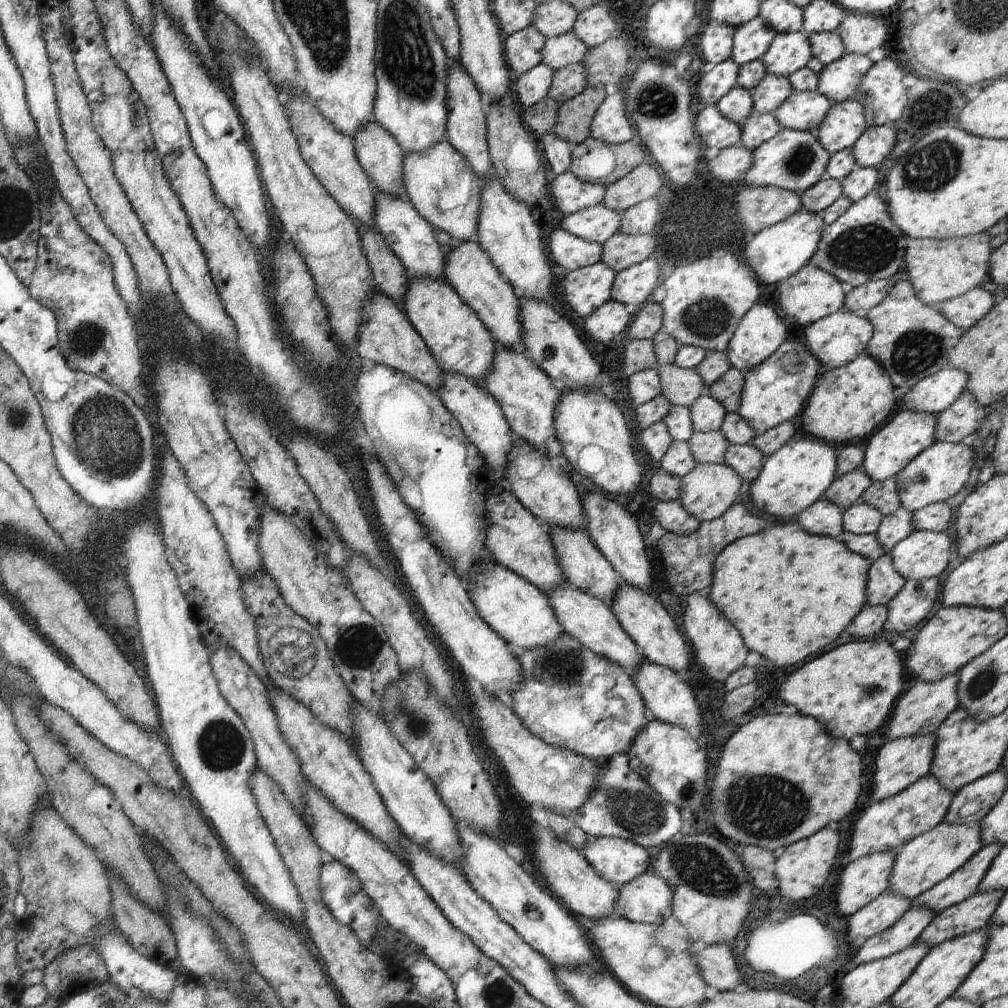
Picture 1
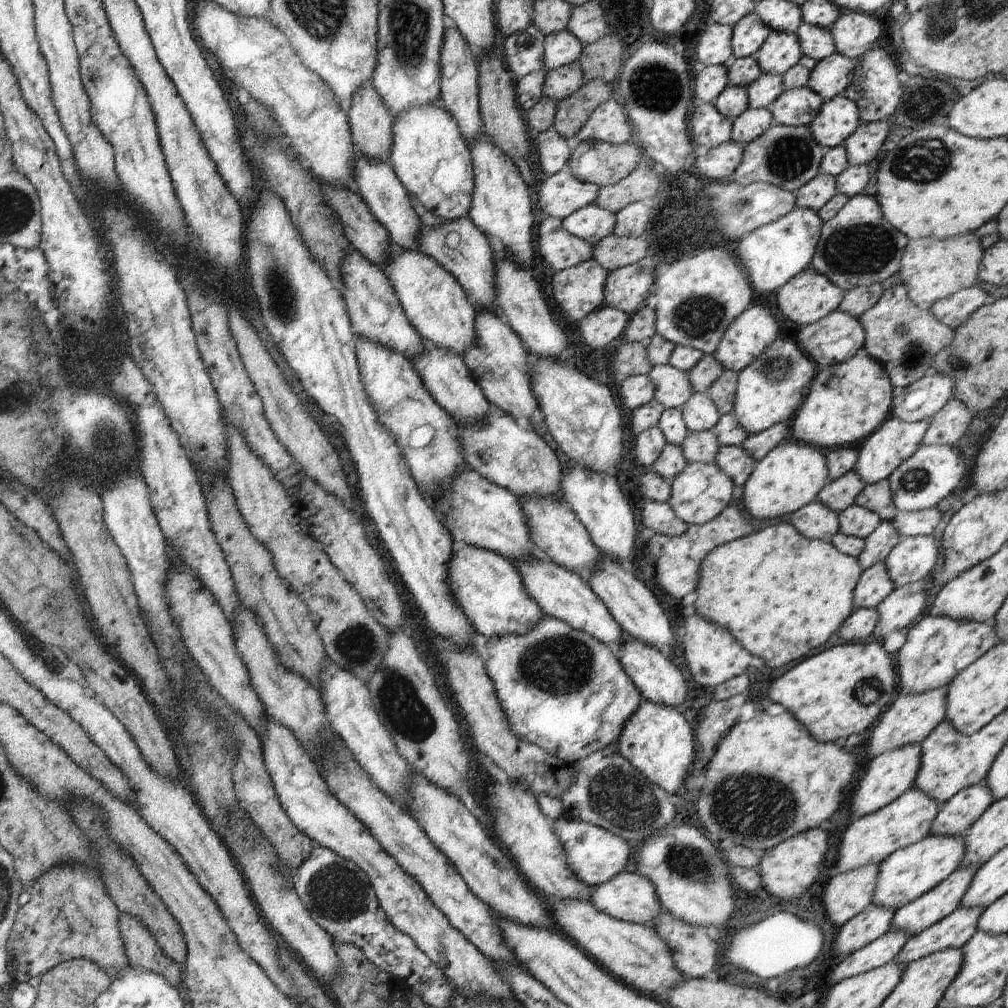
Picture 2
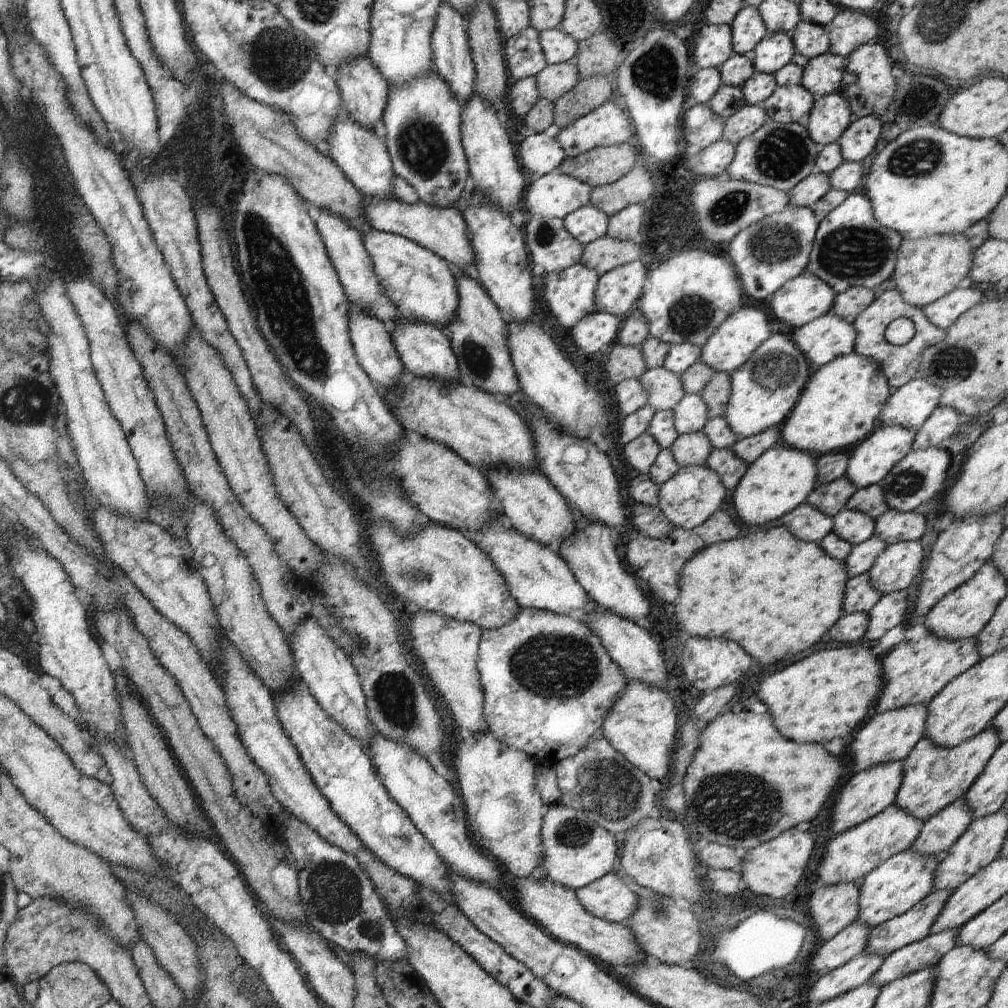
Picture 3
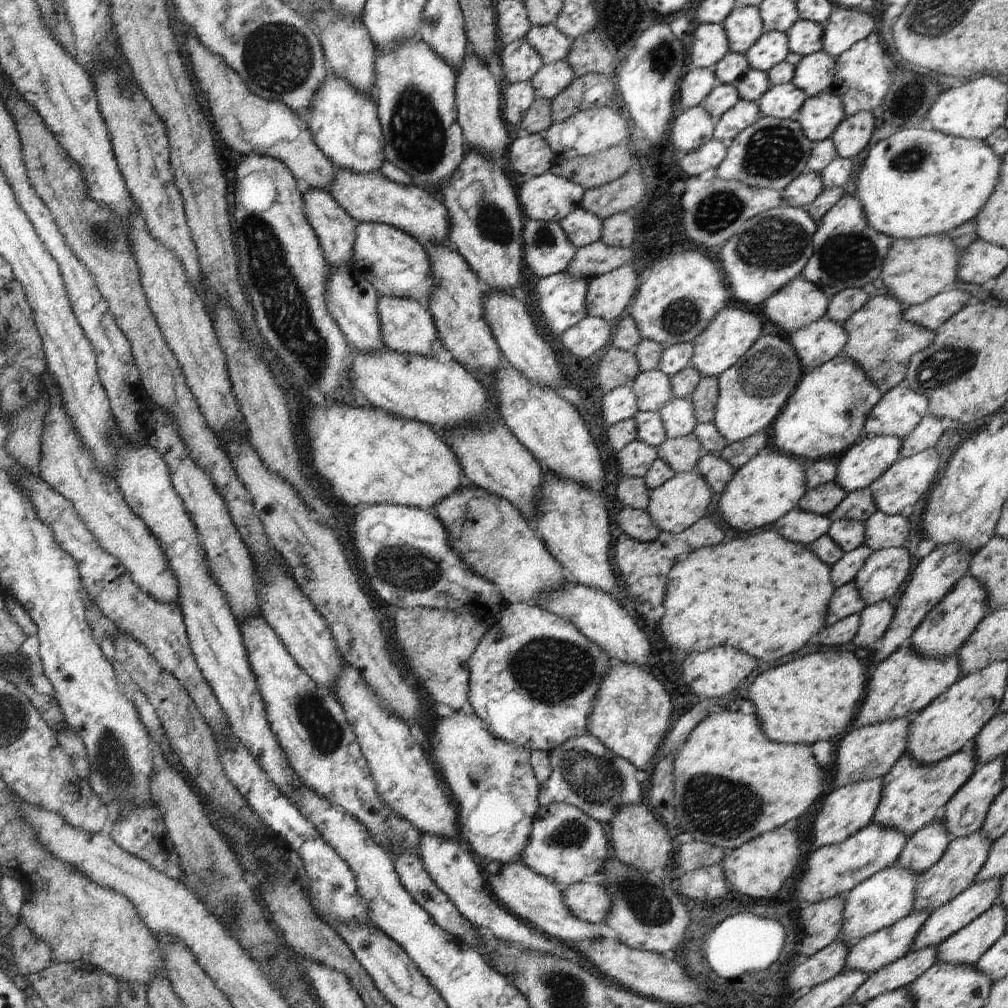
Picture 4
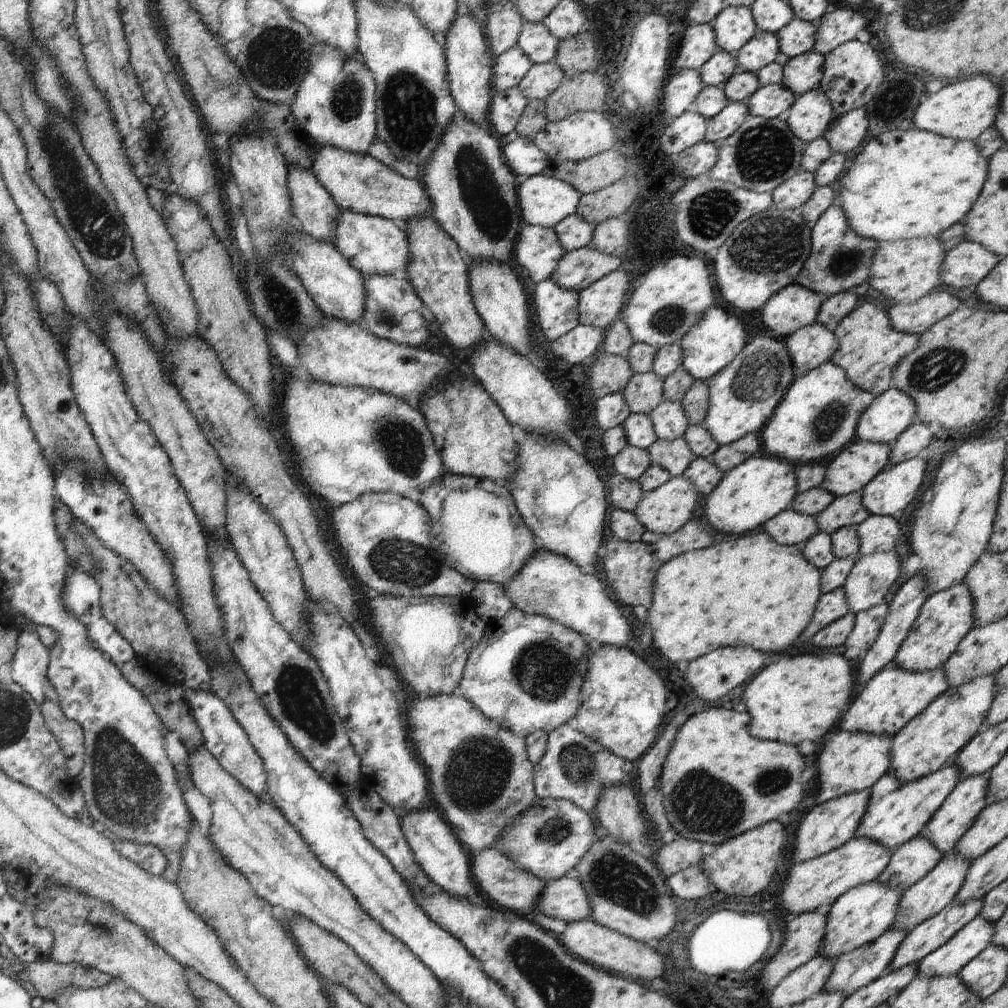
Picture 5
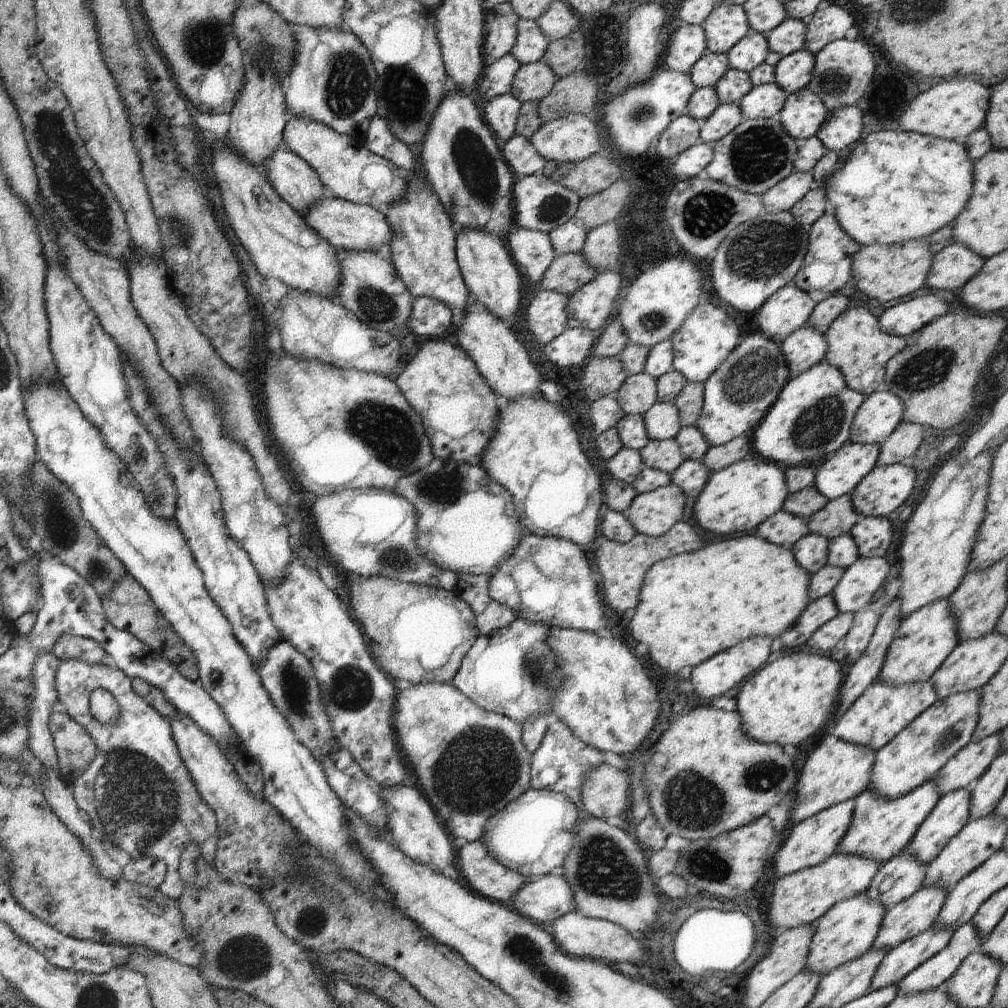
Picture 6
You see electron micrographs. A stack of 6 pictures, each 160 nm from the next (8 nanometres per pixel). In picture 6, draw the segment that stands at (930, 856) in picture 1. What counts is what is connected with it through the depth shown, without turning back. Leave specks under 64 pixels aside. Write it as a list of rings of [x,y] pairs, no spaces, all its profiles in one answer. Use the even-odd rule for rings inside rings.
[[[866,893],[836,903],[814,922],[815,931],[810,939],[804,969],[822,976],[841,967],[845,962],[860,958],[873,948],[885,912],[886,908],[871,901]]]

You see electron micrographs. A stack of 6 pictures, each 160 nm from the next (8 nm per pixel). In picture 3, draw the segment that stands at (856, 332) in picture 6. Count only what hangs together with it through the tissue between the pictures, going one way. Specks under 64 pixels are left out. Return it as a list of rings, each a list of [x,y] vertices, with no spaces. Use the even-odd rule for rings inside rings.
[[[896,288],[885,290],[872,304],[852,320],[857,335],[853,351],[875,360],[886,375],[887,383],[892,390],[904,386],[907,382],[917,378],[919,369],[919,358],[926,347],[934,346],[945,339],[946,331],[934,326],[924,314],[920,307],[912,306],[902,297],[901,292]],[[900,317],[909,318],[915,324],[916,334],[914,338],[905,345],[893,345],[885,339],[885,330],[888,325]]]

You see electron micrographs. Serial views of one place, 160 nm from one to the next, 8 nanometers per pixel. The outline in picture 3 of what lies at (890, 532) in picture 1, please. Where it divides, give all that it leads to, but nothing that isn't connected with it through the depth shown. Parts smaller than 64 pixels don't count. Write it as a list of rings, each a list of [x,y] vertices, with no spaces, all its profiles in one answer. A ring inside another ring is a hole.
[[[874,535],[864,542],[854,545],[843,564],[849,578],[870,570],[870,567],[874,564],[874,559],[886,548],[886,545],[881,538]]]

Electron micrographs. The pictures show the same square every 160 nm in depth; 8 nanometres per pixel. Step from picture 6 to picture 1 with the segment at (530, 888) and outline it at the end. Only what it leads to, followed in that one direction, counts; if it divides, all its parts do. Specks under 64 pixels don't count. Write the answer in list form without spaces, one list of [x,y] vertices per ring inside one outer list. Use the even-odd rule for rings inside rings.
[[[652,870],[618,887],[614,910],[619,917],[634,923],[662,925],[672,916],[672,890]]]

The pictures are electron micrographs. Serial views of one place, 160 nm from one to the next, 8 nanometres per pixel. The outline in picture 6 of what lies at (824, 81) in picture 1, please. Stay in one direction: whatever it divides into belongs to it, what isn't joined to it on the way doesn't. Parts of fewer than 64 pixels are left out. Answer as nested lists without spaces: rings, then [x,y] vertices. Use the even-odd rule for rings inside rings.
[[[800,49],[780,59],[775,67],[775,83],[788,94],[804,89],[812,80],[815,55]]]

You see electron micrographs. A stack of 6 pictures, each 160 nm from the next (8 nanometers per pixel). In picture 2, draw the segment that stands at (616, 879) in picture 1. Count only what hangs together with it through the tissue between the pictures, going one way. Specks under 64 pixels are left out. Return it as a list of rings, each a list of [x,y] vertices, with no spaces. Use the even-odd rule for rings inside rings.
[[[564,814],[553,820],[551,827],[562,843],[568,868],[588,887],[608,882],[619,872],[631,869],[635,845],[617,834],[589,822],[570,819]]]

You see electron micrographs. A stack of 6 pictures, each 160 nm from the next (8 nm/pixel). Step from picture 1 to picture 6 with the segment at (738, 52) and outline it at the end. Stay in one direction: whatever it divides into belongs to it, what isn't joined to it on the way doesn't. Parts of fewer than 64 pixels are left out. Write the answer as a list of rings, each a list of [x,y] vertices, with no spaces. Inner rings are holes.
[[[722,3],[714,7],[708,18],[700,25],[706,35],[706,53],[727,53],[750,26],[742,5]]]

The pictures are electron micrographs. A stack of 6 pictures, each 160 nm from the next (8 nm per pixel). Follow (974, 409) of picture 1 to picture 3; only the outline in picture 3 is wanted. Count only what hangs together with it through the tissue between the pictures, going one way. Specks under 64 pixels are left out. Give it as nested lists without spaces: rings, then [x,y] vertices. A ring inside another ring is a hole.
[[[936,407],[930,416],[917,429],[915,439],[912,441],[914,451],[931,446],[941,446],[954,438],[954,432],[963,424],[964,419],[955,410],[948,407]]]

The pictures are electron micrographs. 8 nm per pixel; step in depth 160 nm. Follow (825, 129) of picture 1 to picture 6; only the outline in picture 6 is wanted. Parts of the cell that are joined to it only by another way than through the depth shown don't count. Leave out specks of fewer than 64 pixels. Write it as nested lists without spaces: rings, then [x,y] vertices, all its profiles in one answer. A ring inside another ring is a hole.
[[[804,88],[788,95],[777,119],[792,138],[801,142],[818,132],[828,113],[819,95]]]

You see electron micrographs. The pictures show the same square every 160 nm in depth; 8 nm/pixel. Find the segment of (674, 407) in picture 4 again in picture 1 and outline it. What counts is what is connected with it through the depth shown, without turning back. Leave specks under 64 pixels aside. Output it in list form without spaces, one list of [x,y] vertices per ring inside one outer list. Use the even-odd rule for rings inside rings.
[[[707,393],[690,407],[690,418],[695,432],[719,431],[726,414],[724,406]]]

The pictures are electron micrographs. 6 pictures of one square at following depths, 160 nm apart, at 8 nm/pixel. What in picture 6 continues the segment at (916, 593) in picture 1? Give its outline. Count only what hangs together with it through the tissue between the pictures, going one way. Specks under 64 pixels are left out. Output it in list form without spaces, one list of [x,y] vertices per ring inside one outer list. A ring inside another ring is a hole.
[[[858,611],[853,618],[850,632],[843,638],[841,646],[846,650],[846,661],[856,662],[866,650],[869,640],[878,624],[880,611]]]

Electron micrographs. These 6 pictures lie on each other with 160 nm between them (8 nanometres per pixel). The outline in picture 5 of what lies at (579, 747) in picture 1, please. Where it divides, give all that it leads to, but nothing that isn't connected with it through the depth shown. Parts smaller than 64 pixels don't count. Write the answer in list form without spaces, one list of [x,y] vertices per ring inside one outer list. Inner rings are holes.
[[[512,608],[503,619],[487,625],[482,640],[471,650],[458,693],[498,726],[506,727],[518,736],[525,738],[534,731],[548,734],[557,726],[568,723],[581,705],[581,684],[587,673],[586,653],[590,642],[585,636],[555,620]]]

